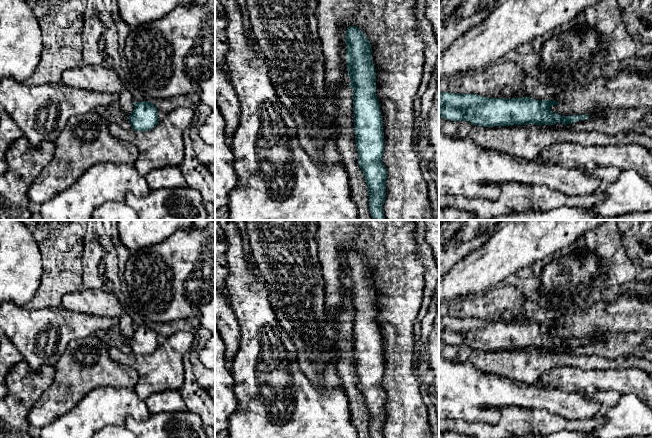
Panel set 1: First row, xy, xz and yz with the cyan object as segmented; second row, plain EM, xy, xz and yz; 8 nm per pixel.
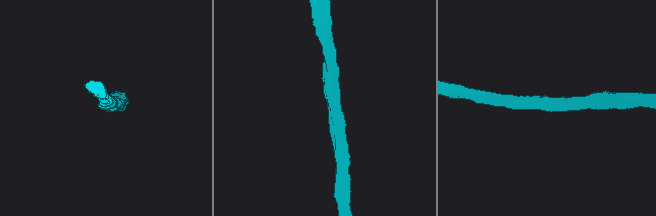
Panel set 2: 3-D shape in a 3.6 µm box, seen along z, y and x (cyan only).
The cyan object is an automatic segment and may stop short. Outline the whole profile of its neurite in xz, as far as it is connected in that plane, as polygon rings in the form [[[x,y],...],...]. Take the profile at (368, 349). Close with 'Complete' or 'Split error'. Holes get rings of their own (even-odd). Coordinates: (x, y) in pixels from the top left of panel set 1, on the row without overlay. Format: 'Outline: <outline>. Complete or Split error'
Outline: [[[317,220],[317,242],[318,257],[322,267],[323,279],[325,283],[325,304],[329,311],[328,327],[329,334],[333,339],[334,348],[339,351],[341,339],[339,337],[338,324],[339,316],[344,311],[341,307],[346,301],[351,303],[347,310],[353,313],[353,335],[354,335],[354,355],[356,359],[356,371],[358,375],[358,389],[364,398],[368,411],[369,434],[371,438],[432,438],[428,409],[423,402],[420,392],[421,383],[416,375],[417,341],[414,339],[413,326],[419,313],[424,281],[424,266],[420,260],[415,240],[416,224],[414,220]]]. Split error

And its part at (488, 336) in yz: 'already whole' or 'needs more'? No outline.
needs more

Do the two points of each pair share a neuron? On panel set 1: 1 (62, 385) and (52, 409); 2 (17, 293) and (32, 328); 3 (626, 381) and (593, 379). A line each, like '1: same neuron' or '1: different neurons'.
1: same neuron
2: different neurons
3: same neuron

